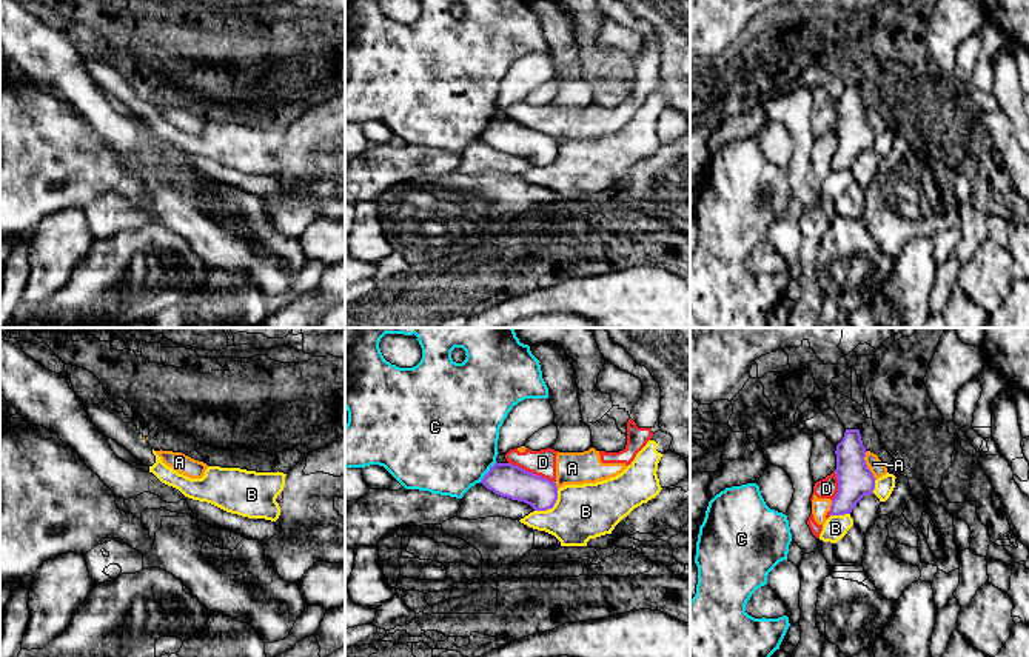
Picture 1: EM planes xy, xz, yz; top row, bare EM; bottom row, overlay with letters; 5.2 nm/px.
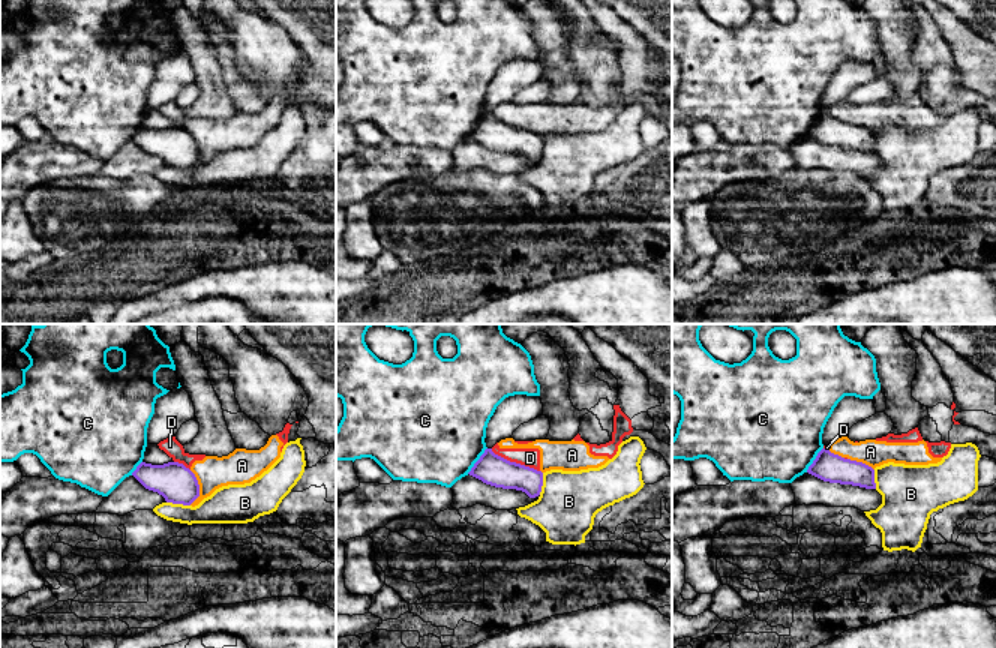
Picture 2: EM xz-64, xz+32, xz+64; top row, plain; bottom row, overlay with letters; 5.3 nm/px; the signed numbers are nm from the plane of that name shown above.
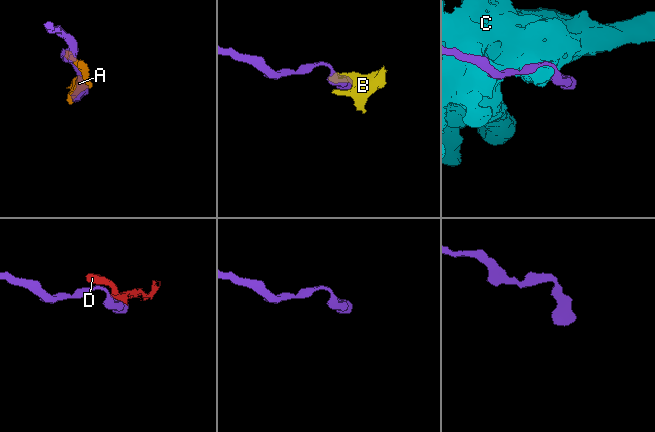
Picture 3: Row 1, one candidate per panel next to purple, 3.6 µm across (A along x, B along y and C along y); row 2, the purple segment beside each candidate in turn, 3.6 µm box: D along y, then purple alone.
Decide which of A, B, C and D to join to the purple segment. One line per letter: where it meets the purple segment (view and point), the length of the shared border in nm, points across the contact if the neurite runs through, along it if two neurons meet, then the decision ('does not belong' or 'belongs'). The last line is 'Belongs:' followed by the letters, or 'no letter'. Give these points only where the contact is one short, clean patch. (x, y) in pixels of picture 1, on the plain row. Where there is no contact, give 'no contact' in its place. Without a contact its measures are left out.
A: contact yz (866, 120); length 160 nm; does not belong
B: contact xz (552, 162); length 170 nm; border xz (558, 145), (558, 154), (550, 163), (535, 166); does not belong
C: contact xz (487, 128); length 140 nm; does not belong
D: contact xz (532, 128); length 260 nm; border xz (509, 117), (553, 137); does not belong
Belongs: no letter

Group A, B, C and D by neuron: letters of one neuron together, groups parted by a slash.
A D / B / C

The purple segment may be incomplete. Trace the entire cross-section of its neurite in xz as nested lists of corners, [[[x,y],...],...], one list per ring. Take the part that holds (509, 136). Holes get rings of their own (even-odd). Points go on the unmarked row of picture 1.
[[[494,118],[481,138],[501,152],[524,157],[535,166],[551,165],[558,155],[555,137],[511,118]]]

